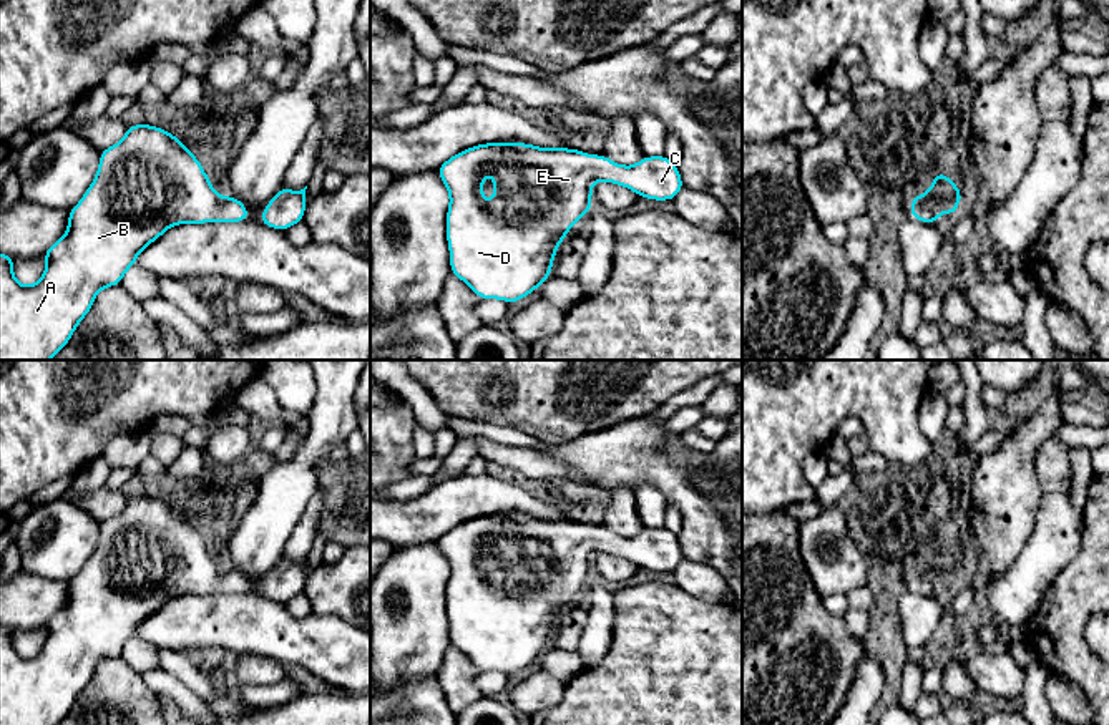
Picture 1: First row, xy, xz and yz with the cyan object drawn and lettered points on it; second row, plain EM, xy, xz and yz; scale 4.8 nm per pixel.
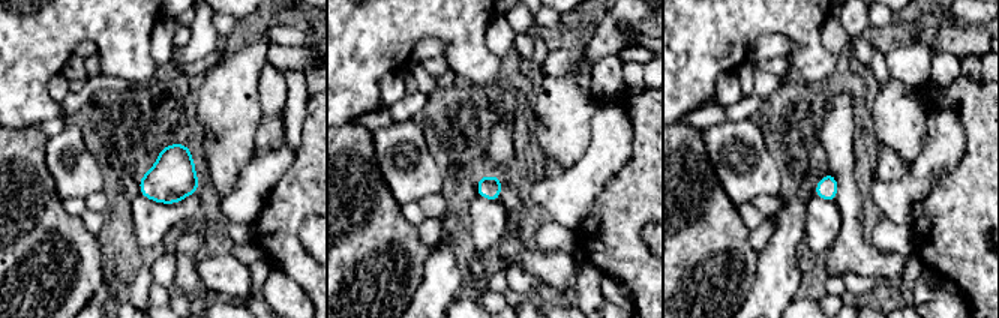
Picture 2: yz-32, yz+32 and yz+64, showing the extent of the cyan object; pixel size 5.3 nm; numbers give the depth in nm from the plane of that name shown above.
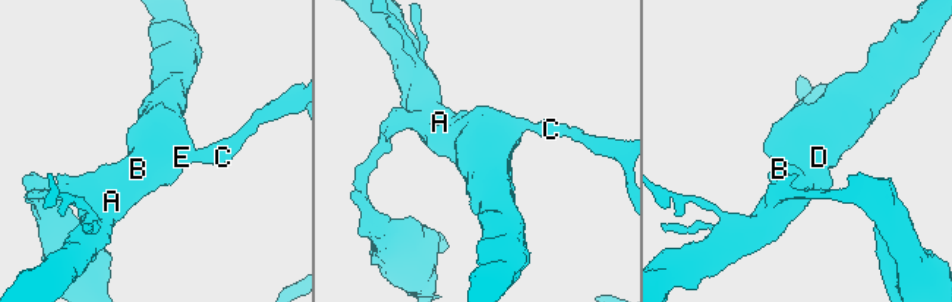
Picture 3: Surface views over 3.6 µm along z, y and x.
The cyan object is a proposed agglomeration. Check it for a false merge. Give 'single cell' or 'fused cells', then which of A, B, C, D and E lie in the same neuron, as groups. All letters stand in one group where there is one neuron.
single cell; groups A B C D E

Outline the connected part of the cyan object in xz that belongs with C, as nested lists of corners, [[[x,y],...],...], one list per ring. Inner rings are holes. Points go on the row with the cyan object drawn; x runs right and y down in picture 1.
[[[485,143],[462,149],[437,168],[443,181],[450,206],[447,209],[447,244],[450,251],[450,272],[463,280],[481,300],[498,299],[515,304],[528,297],[535,289],[551,277],[558,246],[581,217],[586,217],[596,181],[613,182],[634,191],[639,197],[652,201],[674,201],[684,189],[677,164],[661,156],[644,156],[634,166],[621,166],[604,154],[589,156],[571,148],[538,148],[528,143]],[[493,169],[495,201],[486,202],[481,196],[483,178]]]

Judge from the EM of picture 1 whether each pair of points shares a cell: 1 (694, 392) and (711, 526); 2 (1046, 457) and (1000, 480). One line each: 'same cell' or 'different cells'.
1: different cells
2: different cells

